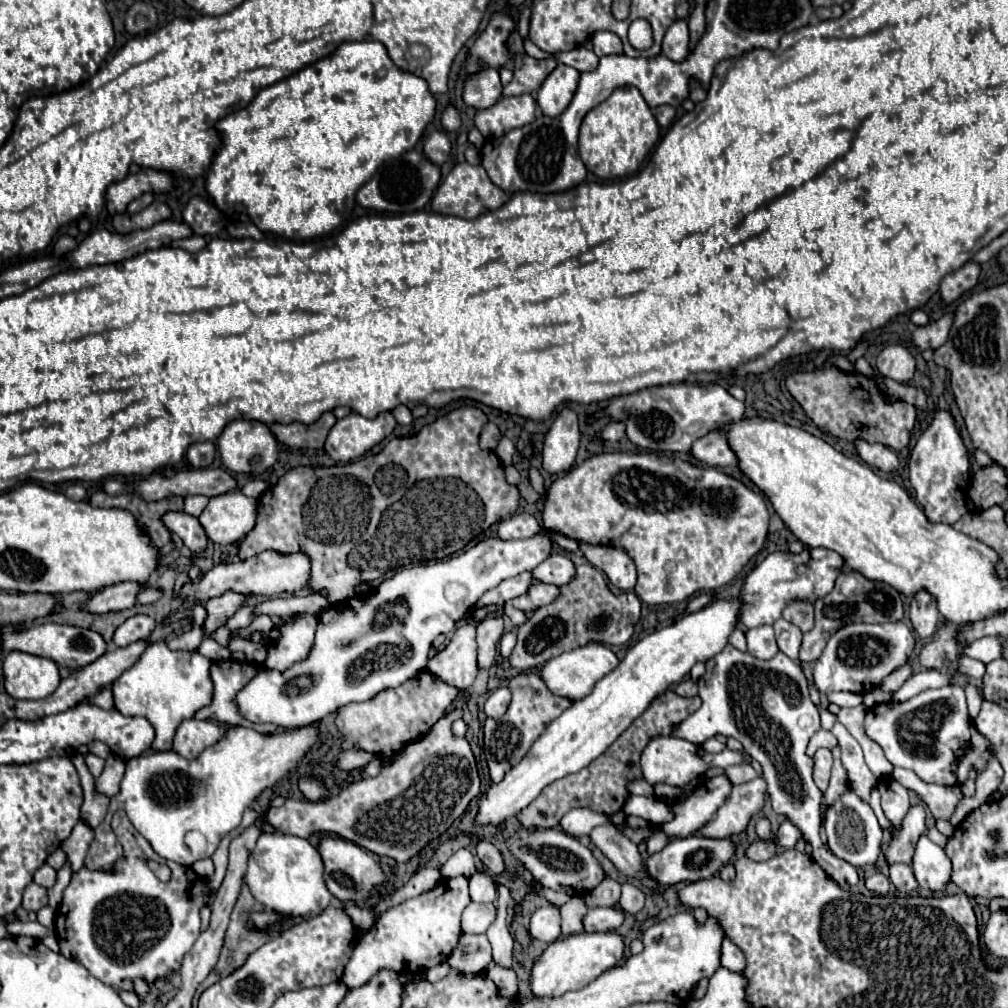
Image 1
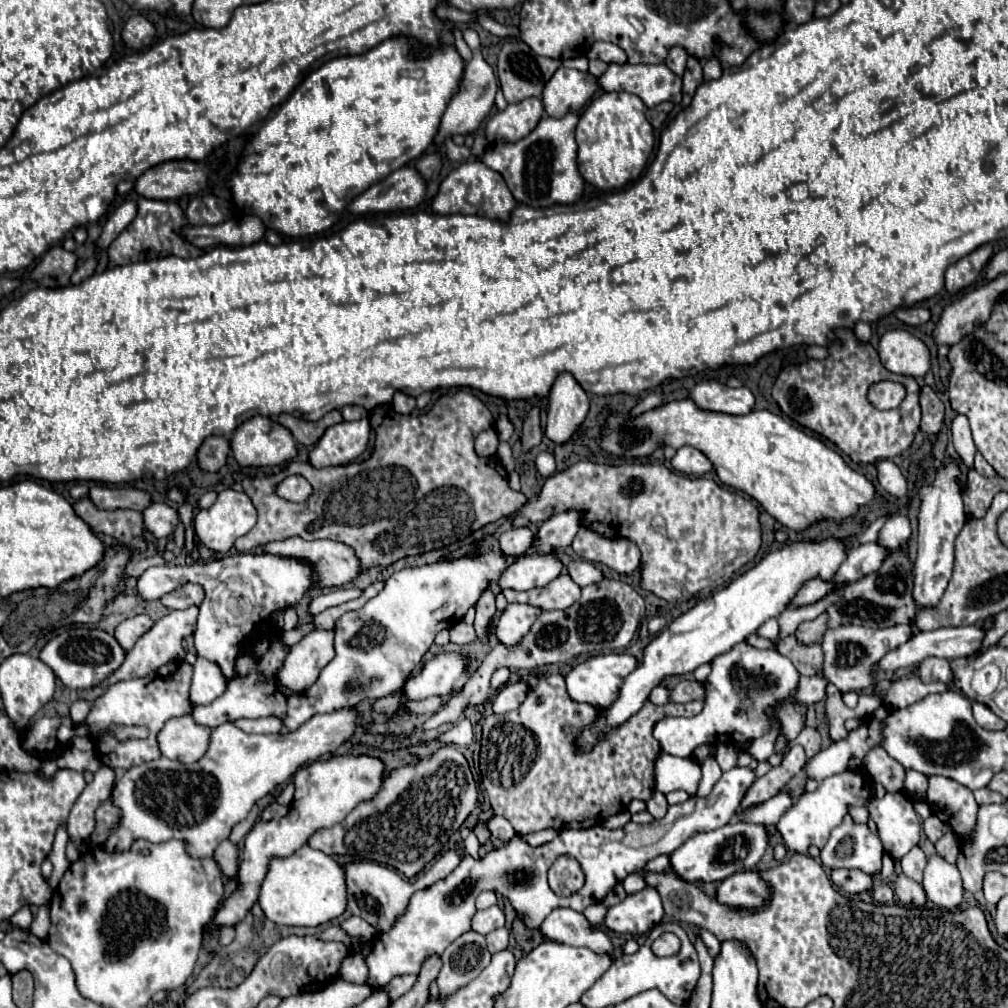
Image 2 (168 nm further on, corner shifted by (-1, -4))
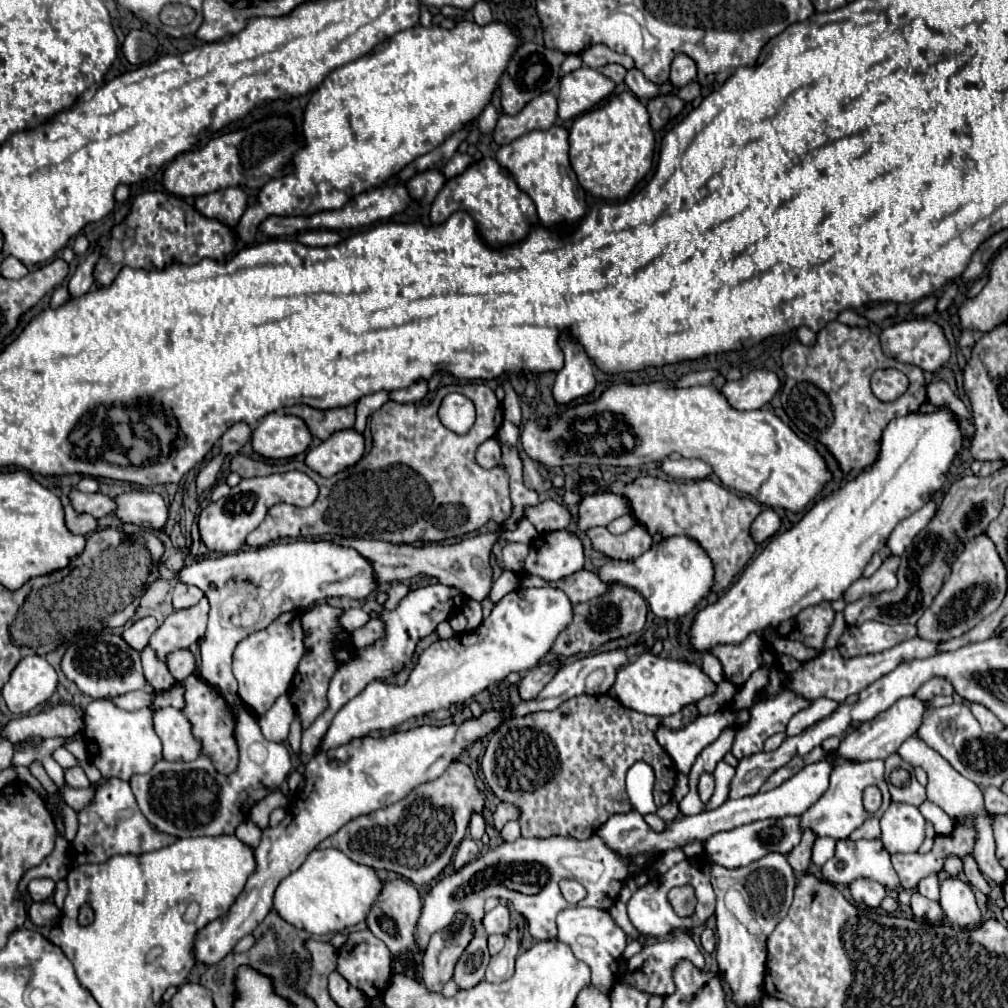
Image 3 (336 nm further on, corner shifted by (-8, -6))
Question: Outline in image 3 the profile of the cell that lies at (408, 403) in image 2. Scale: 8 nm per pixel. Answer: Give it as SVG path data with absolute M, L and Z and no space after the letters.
M424 379L416 381L414 385L406 387L406 389L396 389L390 393L390 399L398 401L398 403L416 403L420 401L424 395L428 393L428 383Z

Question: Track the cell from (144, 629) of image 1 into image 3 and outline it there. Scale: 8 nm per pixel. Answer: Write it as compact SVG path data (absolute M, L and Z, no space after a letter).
M144 617L144 619L132 623L128 629L124 629L122 637L132 649L142 651L148 645L148 641L156 629L158 629L158 621L154 617Z

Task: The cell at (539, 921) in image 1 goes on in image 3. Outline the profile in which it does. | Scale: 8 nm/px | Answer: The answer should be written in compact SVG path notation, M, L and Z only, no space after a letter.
M568 907L558 915L558 939L566 945L570 945L576 959L584 961L592 971L592 985L600 987L604 995L610 993L614 983L614 973L610 971L610 963L614 959L622 957L622 951L626 947L626 933L614 923L612 915L608 911L596 909L596 907Z

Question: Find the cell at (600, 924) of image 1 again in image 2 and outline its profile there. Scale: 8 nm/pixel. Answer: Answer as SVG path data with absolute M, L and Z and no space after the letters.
M651 887L629 895L625 901L607 909L603 925L615 933L631 933L641 935L647 933L663 919L663 907L659 893Z

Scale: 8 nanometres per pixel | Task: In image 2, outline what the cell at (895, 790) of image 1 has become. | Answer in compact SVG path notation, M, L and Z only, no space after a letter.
M887 793L883 799L873 799L867 809L877 823L885 851L893 859L901 859L919 843L921 817L907 795Z

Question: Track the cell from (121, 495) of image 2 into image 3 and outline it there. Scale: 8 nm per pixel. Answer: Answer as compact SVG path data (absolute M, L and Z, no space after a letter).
M72 489L68 493L68 499L76 513L88 513L92 517L104 517L108 513L114 513L116 503L112 503L112 497L102 493L82 493L78 489Z

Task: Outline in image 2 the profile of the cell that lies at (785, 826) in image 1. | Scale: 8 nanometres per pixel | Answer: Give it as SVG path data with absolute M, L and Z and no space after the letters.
M859 769L859 771L845 771L833 777L827 777L825 781L821 781L817 791L803 793L801 799L777 823L777 831L781 833L785 847L795 853L807 853L811 845L817 845L819 849L823 849L831 829L843 821L849 805L863 805L863 807L869 805L869 801L873 799L871 787L873 783L869 775L863 773L863 769Z

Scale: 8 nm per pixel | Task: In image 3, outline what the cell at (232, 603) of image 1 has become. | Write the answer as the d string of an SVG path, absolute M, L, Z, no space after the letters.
M326 539L264 545L216 559L204 559L180 569L178 579L202 589L210 601L210 621L200 645L202 665L198 673L222 693L238 695L232 673L232 653L244 635L260 631L286 611L306 609L328 597L350 597L362 601L376 593L378 579L372 563L356 549Z

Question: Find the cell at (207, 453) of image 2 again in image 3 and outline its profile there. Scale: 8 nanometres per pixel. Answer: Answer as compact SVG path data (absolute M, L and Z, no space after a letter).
M244 421L236 423L234 427L230 427L222 439L220 439L220 451L226 455L236 455L252 437L252 429L250 425L246 425Z

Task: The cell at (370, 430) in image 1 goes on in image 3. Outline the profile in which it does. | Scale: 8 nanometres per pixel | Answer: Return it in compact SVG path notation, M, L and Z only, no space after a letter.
M354 429L336 431L306 453L306 465L322 477L332 477L352 467L364 455L364 437Z

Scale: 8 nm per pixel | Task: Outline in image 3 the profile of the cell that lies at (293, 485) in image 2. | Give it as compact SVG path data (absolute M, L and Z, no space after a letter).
M286 471L286 473L276 473L276 475L266 475L266 477L250 477L242 479L236 487L232 487L230 495L218 501L212 501L208 507L202 509L198 517L198 527L200 527L200 539L202 543L216 553L236 553L244 545L244 539L250 531L254 531L268 509L276 503L290 503L298 507L308 507L316 501L318 487L316 483L300 473L300 471Z

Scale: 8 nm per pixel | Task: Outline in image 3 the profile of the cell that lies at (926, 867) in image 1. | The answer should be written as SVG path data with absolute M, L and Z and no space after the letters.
M950 877L940 883L940 907L944 909L950 925L960 929L974 929L982 921L970 885L958 877Z

